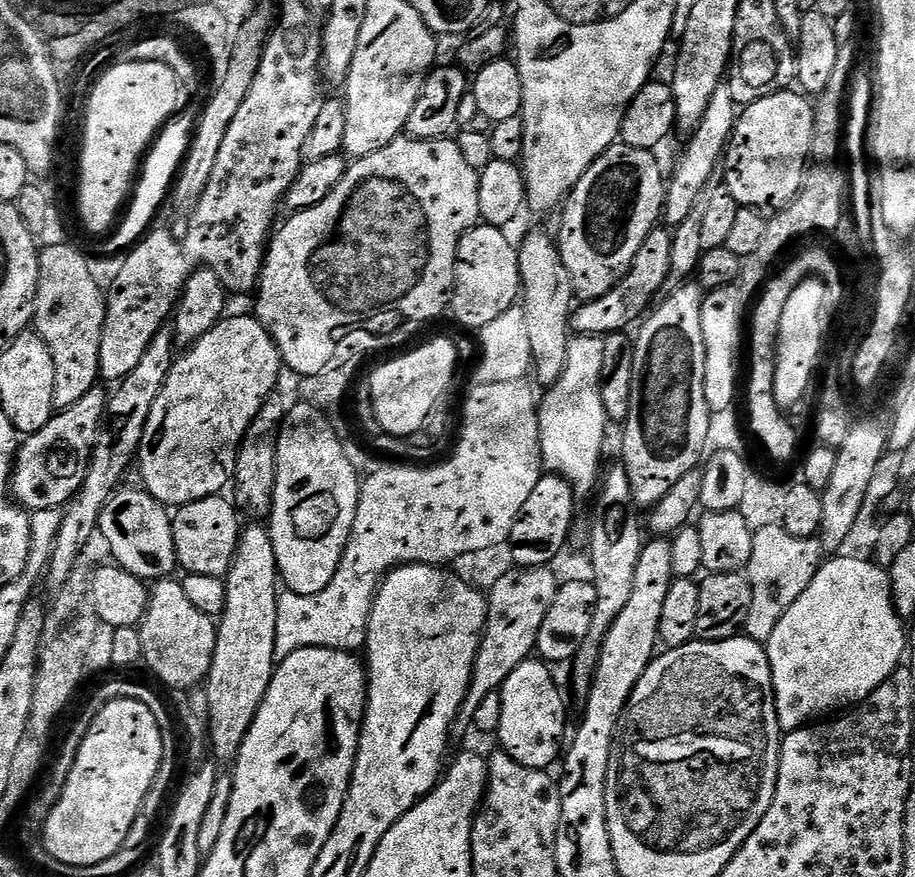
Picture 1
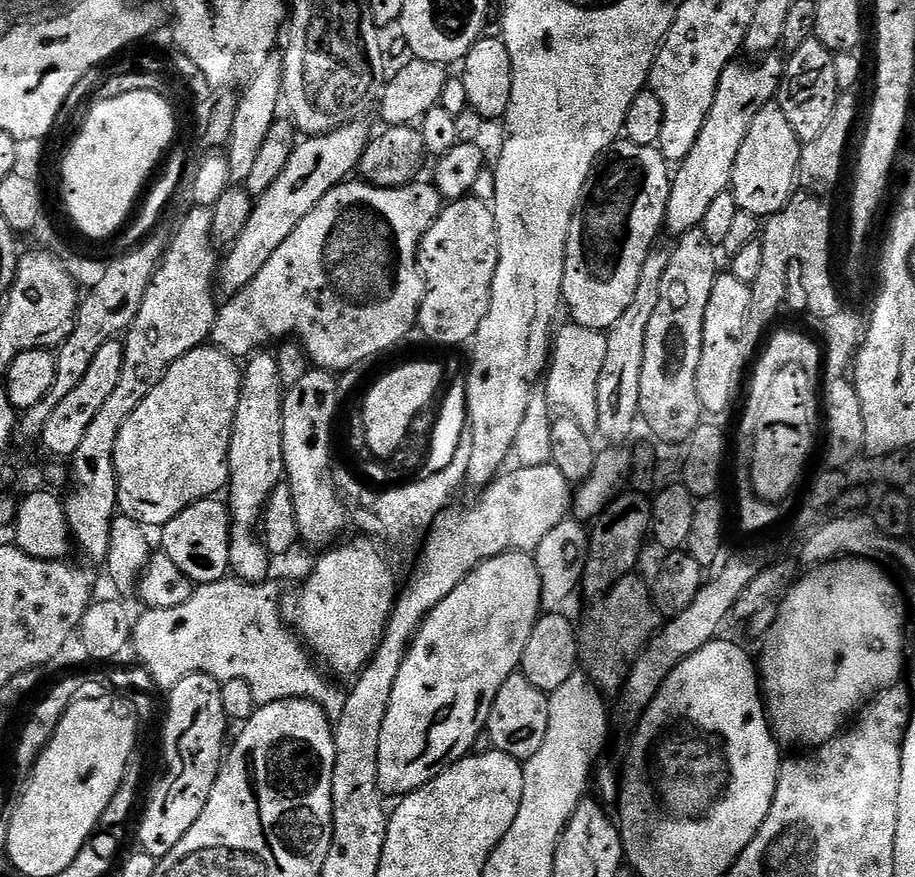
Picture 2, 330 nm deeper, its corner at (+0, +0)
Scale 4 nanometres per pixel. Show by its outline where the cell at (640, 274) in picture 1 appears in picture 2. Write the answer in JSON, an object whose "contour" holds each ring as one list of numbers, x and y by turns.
{"contour":[[779,55,765,56,759,62,733,62,722,74,718,82,718,90,714,94,714,106,710,106,710,114,706,118,706,126,702,126,702,134,698,134,698,142,694,142,694,150,679,161,677,170,672,176,672,189,664,215,664,228,679,238,690,230,701,227,706,218,706,210,714,203,718,194,729,191,732,187,732,167,738,158,738,150,742,150,742,142,746,142,746,134,754,122,754,118,777,95,781,77,786,67]]}

